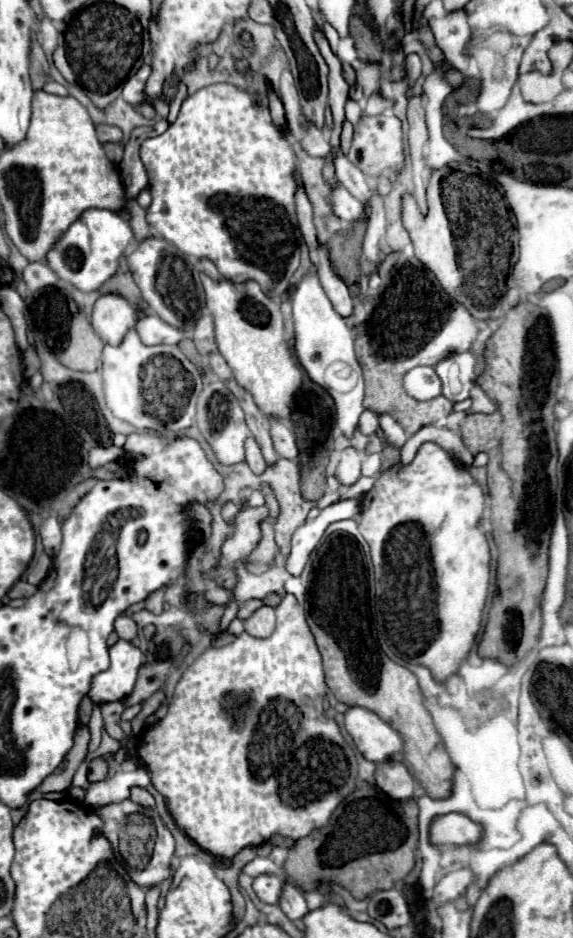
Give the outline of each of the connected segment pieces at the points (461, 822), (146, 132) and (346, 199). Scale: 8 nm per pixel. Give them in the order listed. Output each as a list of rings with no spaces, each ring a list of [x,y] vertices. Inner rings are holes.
[[[446,814],[432,822],[432,842],[436,846],[452,844],[452,846],[466,846],[476,844],[482,836],[482,826],[472,822],[462,814]]]
[[[158,120],[154,126],[140,126],[132,130],[132,136],[124,146],[124,158],[120,162],[120,174],[122,174],[128,200],[134,200],[140,194],[140,190],[148,186],[148,175],[139,156],[142,140],[146,140],[148,136],[158,136],[166,128],[168,128],[168,122]]]
[[[338,186],[330,192],[330,204],[332,204],[332,210],[336,216],[340,216],[342,220],[346,222],[362,222],[366,220],[366,210],[364,206],[344,188],[344,186]]]

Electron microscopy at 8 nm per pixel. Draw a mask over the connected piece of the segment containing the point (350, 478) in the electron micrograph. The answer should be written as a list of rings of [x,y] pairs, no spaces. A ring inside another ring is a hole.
[[[346,448],[342,458],[340,458],[340,466],[336,468],[334,476],[338,482],[342,482],[342,486],[352,486],[352,482],[358,480],[360,476],[360,460],[362,454],[354,448]]]

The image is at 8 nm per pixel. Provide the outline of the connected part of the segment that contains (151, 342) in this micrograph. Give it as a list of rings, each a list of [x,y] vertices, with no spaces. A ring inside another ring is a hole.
[[[148,314],[136,322],[136,332],[140,340],[146,346],[156,346],[156,344],[178,344],[184,338],[184,332],[178,328],[172,328],[164,320],[160,320],[156,314]]]

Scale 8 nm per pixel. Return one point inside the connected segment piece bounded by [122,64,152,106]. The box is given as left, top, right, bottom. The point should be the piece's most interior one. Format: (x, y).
(133, 92)

